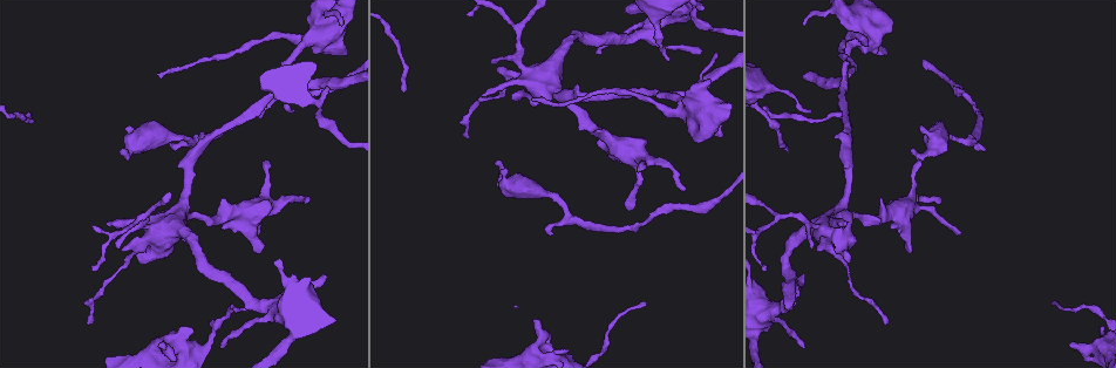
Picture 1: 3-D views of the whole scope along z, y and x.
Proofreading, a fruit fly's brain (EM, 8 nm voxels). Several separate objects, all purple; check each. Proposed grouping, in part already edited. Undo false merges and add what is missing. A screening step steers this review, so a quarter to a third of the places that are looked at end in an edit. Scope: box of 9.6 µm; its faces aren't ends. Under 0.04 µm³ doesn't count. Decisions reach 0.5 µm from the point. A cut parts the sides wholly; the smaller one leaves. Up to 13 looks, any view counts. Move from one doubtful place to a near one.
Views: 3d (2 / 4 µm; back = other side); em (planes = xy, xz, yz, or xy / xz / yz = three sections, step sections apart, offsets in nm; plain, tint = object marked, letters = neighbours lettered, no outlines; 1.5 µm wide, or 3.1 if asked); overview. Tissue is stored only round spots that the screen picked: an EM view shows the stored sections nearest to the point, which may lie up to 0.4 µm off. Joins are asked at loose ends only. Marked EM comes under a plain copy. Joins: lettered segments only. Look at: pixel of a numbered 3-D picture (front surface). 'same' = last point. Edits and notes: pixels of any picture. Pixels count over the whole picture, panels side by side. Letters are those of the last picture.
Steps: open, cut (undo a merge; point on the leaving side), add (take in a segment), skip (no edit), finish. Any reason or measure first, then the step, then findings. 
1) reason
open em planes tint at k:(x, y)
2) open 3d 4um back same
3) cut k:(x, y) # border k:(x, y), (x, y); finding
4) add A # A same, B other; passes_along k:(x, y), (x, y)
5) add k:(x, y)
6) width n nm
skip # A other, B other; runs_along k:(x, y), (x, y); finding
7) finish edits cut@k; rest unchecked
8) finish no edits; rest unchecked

an open end
open em planes letters at 1:(803, 24)

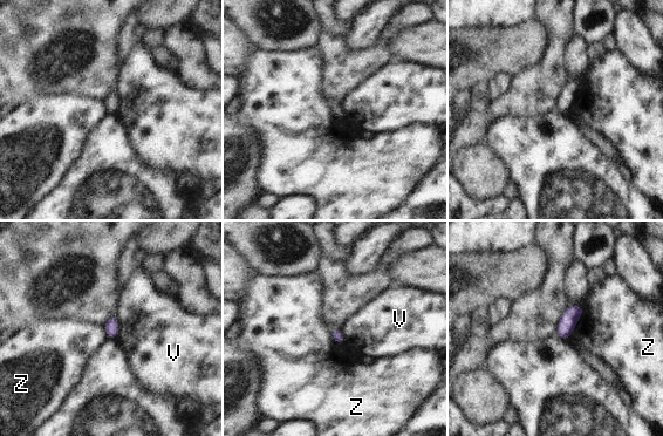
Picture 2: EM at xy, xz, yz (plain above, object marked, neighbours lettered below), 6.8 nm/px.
width 70 nm
skip # V other, Z other; border 2:(585, 307), (575, 325); no lettered segment goes on from it

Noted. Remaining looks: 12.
tapers out
open em planes letters at 1:(960, 231)

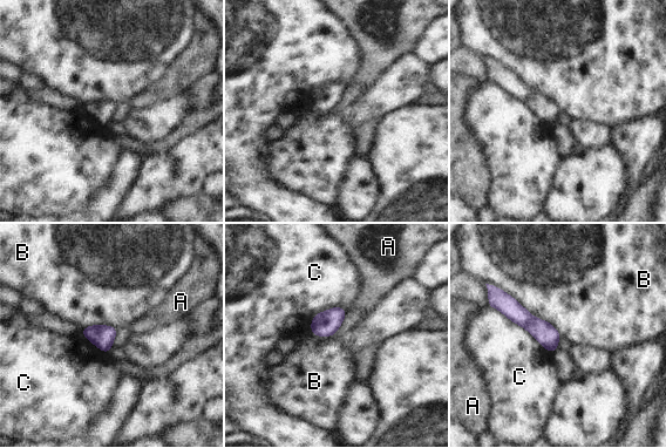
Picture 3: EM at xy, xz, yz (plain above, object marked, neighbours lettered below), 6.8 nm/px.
longest_contact C 550 nm
skip # A other, B other, C other; runs_along 3:(500, 304), (529, 321), (554, 347); no lettered segment goes on from it

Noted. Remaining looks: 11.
tapers out
open em planes letters at 1:(920, 163)

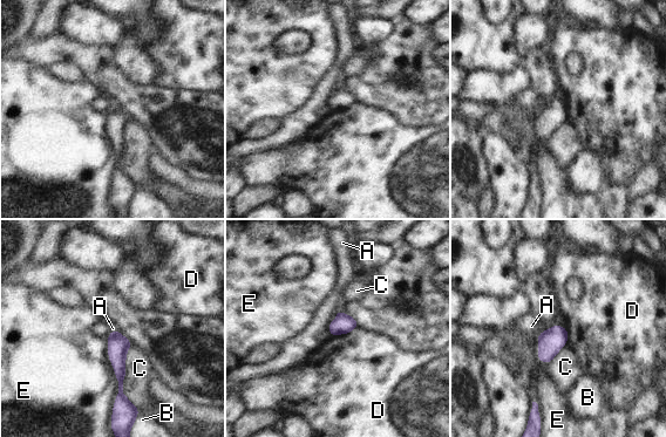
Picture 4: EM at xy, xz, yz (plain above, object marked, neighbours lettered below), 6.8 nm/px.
longest_contact E 500 nm
skip # A other, B other, C other, D other, E other; runs_along 4:(114, 333), (120, 367), (120, 398); none of them fits

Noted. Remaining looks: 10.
an open end
open 3d 2um at 1:(803, 274)

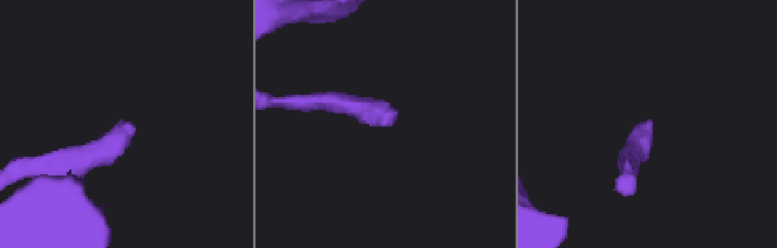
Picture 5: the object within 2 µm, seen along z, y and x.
shape alone is not enough
open em yz step 8 letters at 5:(383, 125)

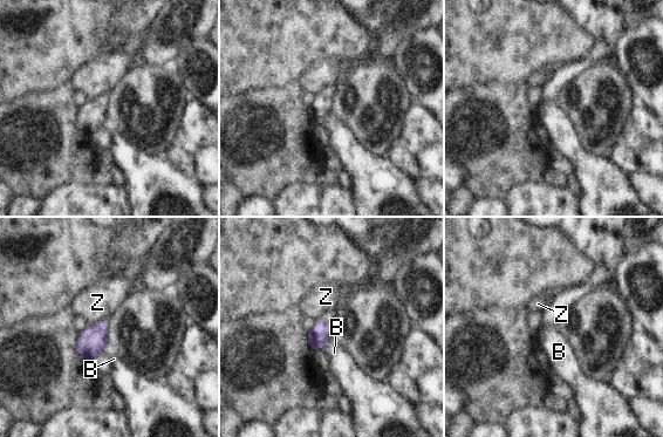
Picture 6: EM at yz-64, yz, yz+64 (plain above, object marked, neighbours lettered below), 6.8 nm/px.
open em planes letters same

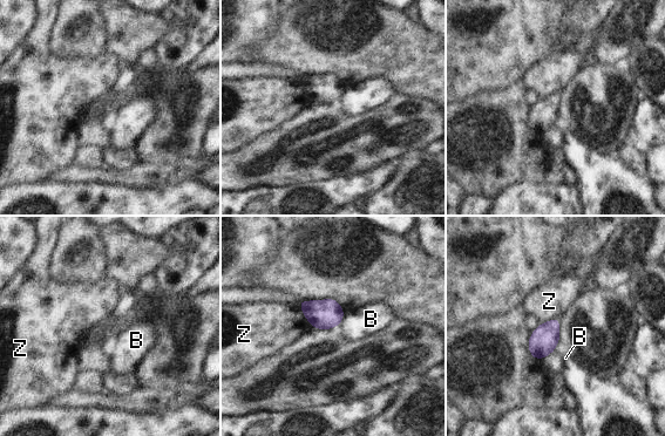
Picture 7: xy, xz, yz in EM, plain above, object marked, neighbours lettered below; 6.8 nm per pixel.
skip # B other, Z other; border 7:(558, 318), (552, 318), (541, 324); none of them fits

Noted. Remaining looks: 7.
thin end
open em planes tint at 1:(93, 270)

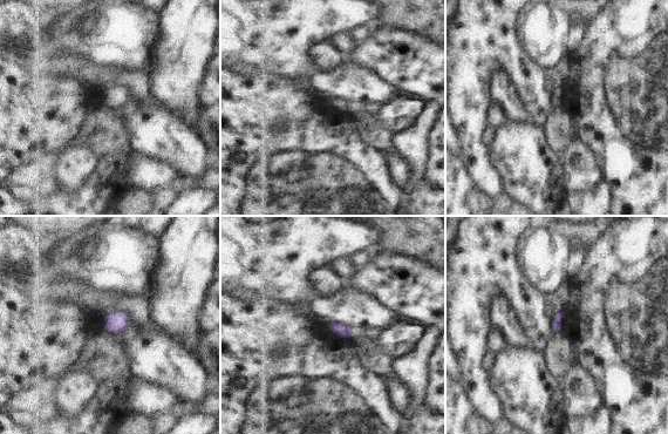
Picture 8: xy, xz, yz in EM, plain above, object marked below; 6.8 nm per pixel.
open em planes letters same

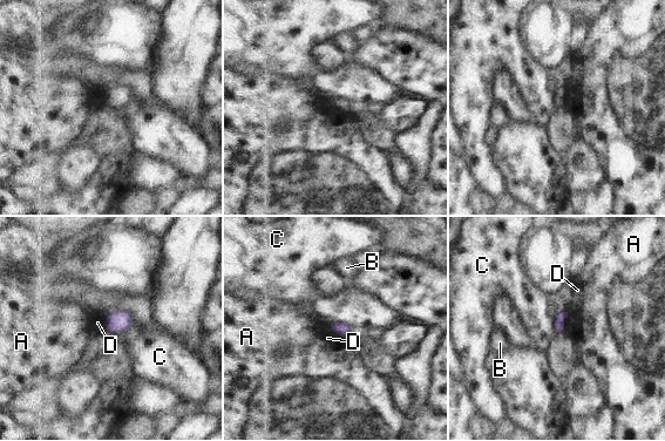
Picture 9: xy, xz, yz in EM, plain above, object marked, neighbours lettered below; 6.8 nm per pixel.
skip # A other, B other, C other, D other; border 9:(568, 312), (562, 320), (565, 332); no lettered segment goes on from it

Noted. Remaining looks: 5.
finish no edits; rest unchecked

